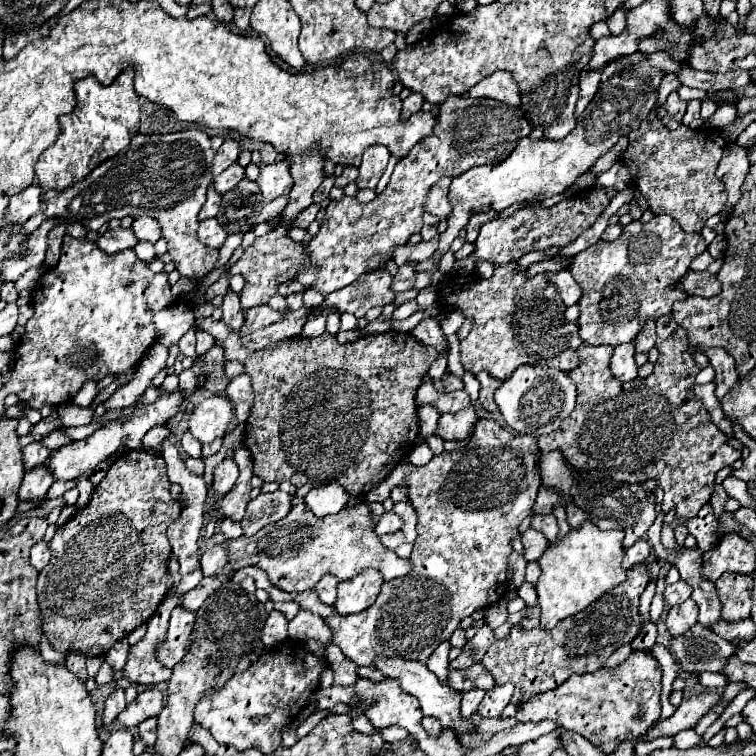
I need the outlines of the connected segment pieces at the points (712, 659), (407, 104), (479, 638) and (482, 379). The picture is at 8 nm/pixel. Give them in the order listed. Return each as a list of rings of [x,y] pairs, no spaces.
[[[696,624],[686,634],[672,638],[670,652],[686,672],[720,672],[736,654],[738,646],[726,642],[712,630]]]
[[[412,92],[404,102],[402,102],[402,120],[406,120],[406,118],[410,118],[412,114],[416,114],[420,108],[422,108],[422,102],[424,102],[424,98],[422,98],[422,94],[416,94],[416,92]]]
[[[486,623],[476,632],[476,636],[468,641],[466,648],[462,650],[462,654],[450,662],[450,668],[468,668],[470,664],[482,660],[492,642],[494,642],[494,633]]]
[[[486,372],[476,374],[476,378],[478,378],[478,382],[480,382],[480,398],[478,398],[478,402],[486,408],[486,406],[490,406],[490,404],[492,404],[494,390],[496,390],[502,382],[500,382],[500,380],[496,380],[494,376],[486,374]]]

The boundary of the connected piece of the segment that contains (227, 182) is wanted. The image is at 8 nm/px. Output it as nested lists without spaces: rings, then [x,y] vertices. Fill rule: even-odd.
[[[236,162],[236,164],[228,166],[222,174],[218,174],[218,176],[214,178],[214,190],[218,190],[218,194],[226,194],[226,192],[232,190],[242,178],[244,178],[244,168]]]

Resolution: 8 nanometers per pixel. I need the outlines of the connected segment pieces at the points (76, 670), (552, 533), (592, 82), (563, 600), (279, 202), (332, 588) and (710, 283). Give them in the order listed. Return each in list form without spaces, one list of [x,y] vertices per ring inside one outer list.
[[[68,652],[68,658],[66,658],[66,668],[68,668],[80,682],[86,682],[86,680],[88,680],[84,660],[86,660],[86,658],[84,658],[82,654],[78,654],[78,652]]]
[[[552,514],[532,516],[532,528],[540,530],[550,542],[556,540],[556,536],[558,536],[558,524],[556,524],[556,518]]]
[[[584,70],[580,74],[580,100],[576,104],[576,116],[580,116],[584,112],[584,108],[590,104],[590,100],[594,98],[594,94],[598,90],[598,82],[600,82],[598,70]]]
[[[590,520],[582,528],[570,530],[552,548],[548,548],[538,560],[542,574],[536,584],[538,606],[542,610],[540,626],[552,630],[560,620],[578,614],[588,608],[596,598],[620,586],[626,580],[626,570],[622,568],[624,548],[622,530],[600,530]]]
[[[288,195],[282,196],[264,205],[262,210],[260,211],[260,214],[258,214],[257,216],[256,222],[254,222],[251,229],[253,229],[253,226],[255,226],[256,224],[267,221],[269,217],[276,216],[281,213],[286,207],[286,204],[288,203],[288,198]]]
[[[326,574],[326,576],[322,576],[322,580],[314,586],[314,590],[318,592],[318,596],[320,596],[320,600],[322,600],[324,604],[334,604],[334,600],[336,600],[336,586],[338,586],[338,580],[336,580],[332,574]]]
[[[690,270],[682,280],[680,280],[680,288],[686,290],[690,296],[704,296],[704,298],[710,298],[710,296],[716,296],[720,292],[720,282],[716,280],[714,274],[710,272],[694,272]]]

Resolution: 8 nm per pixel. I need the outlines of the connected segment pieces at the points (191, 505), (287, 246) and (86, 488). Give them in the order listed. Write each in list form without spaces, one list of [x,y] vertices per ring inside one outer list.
[[[164,438],[160,446],[162,446],[162,458],[166,460],[170,482],[178,482],[182,486],[182,494],[180,494],[180,498],[184,500],[182,514],[168,526],[166,536],[168,536],[168,542],[172,546],[172,556],[176,556],[178,562],[180,562],[180,576],[182,576],[182,580],[180,580],[178,592],[186,594],[188,590],[198,586],[200,580],[202,580],[202,570],[198,566],[198,538],[200,538],[200,530],[202,530],[202,522],[204,522],[204,502],[206,502],[208,490],[206,490],[206,484],[204,484],[202,476],[194,476],[194,474],[190,474],[186,470],[184,460],[180,458],[178,448],[170,442],[170,438]]]
[[[276,226],[270,232],[266,232],[264,236],[256,238],[254,244],[244,250],[242,258],[236,264],[232,264],[232,268],[228,270],[230,276],[242,274],[246,280],[246,286],[242,290],[242,308],[266,304],[268,298],[272,294],[276,294],[276,286],[280,282],[292,280],[296,276],[300,264],[302,264],[302,246],[288,238],[288,232],[284,226]]]
[[[80,474],[80,476],[76,478],[76,488],[80,490],[80,496],[78,496],[76,508],[82,508],[82,506],[86,506],[86,504],[88,504],[90,494],[92,494],[92,490],[94,490],[94,484],[88,480],[88,476],[86,476],[86,474]]]

